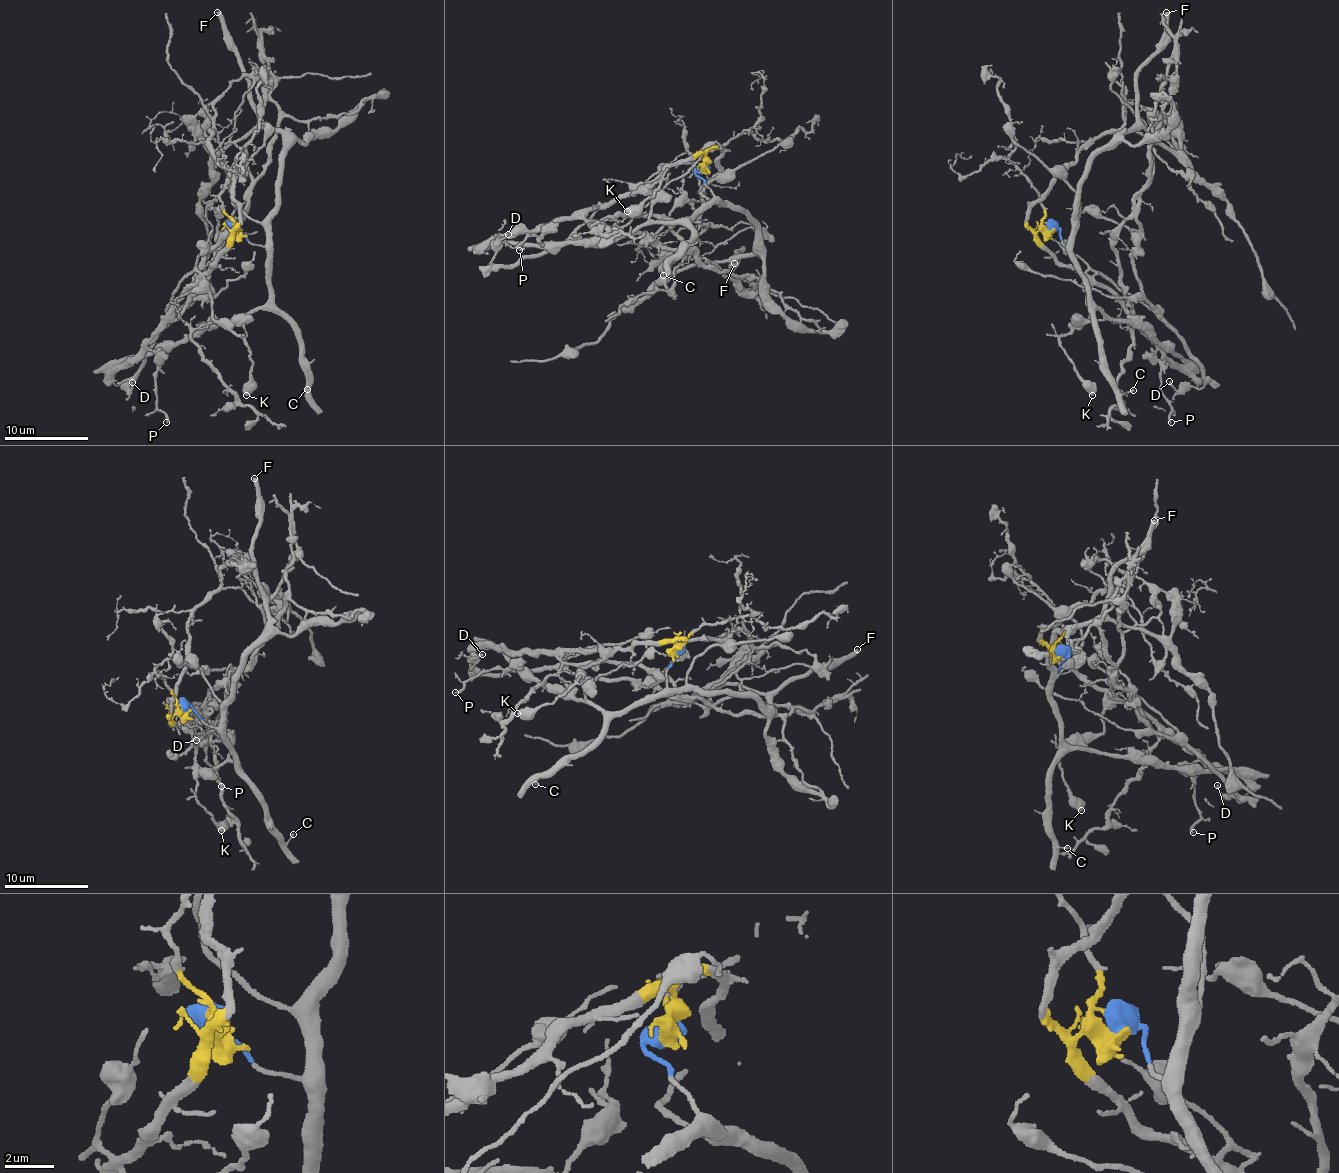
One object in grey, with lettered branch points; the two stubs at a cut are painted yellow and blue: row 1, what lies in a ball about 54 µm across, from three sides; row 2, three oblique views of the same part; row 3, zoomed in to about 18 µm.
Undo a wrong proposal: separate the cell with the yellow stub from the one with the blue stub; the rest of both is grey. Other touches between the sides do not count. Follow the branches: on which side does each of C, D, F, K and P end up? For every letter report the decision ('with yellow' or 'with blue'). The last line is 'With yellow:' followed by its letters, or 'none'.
C: with blue
D: with yellow
F: with blue
K: with yellow
P: with yellow
With yellow: D, K, P

